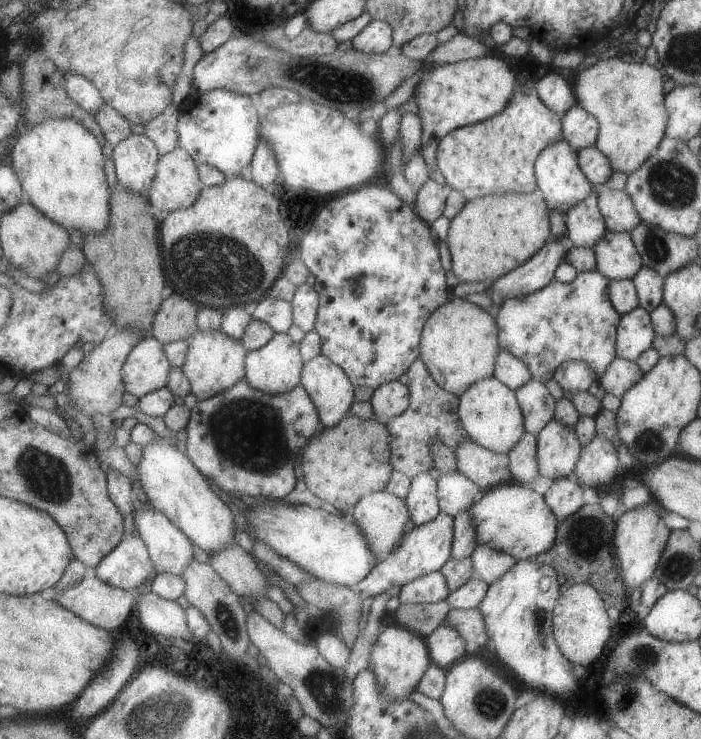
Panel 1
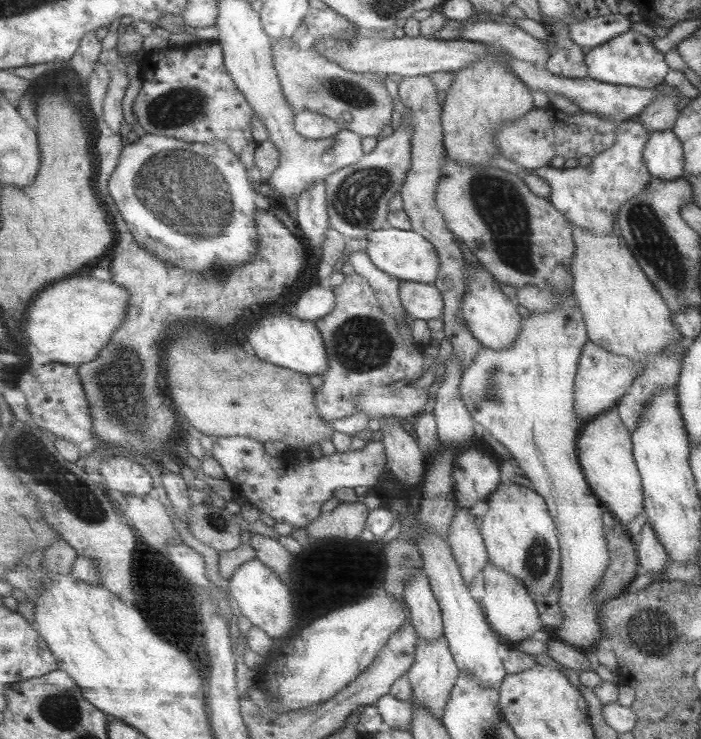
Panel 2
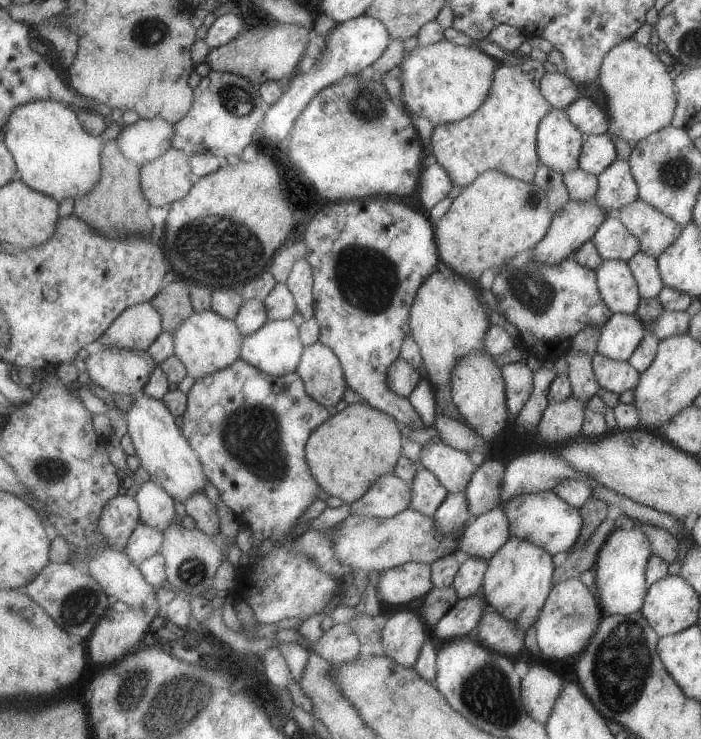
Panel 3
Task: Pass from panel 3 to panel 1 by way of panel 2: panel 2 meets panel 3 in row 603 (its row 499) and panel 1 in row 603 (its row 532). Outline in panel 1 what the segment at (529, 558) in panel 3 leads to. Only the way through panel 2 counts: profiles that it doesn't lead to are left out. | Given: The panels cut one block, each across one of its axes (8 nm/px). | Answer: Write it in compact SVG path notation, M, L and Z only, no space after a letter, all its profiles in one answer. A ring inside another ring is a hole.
M532 558L516 560L509 572L489 587L488 596L479 608L485 615L494 650L509 672L533 692L565 702L572 713L583 705L583 700L575 700L579 684L573 676L573 664L565 658L553 636L553 610L560 596L557 590L560 582L557 579L552 566L537 564Z

